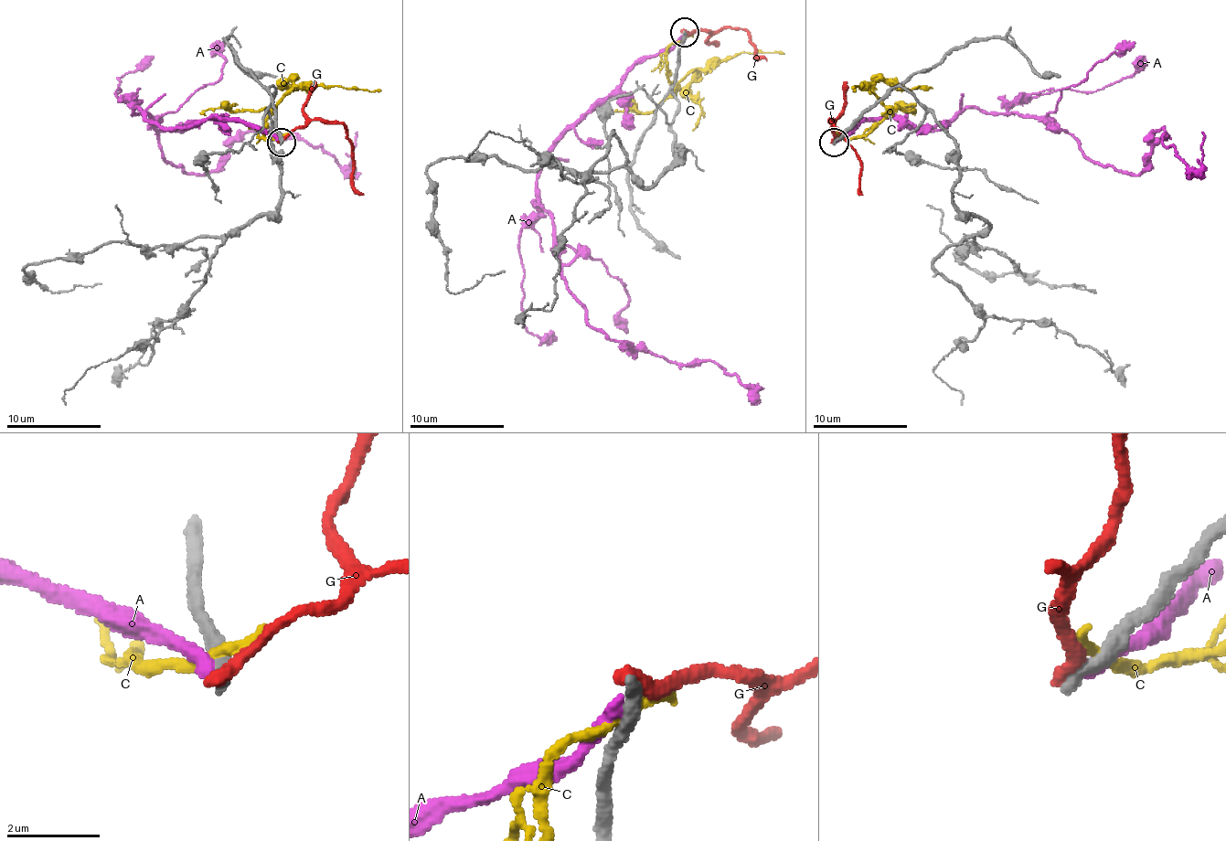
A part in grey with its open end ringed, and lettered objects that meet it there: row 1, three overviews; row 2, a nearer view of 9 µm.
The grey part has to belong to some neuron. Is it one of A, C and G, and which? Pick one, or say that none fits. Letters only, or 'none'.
none

